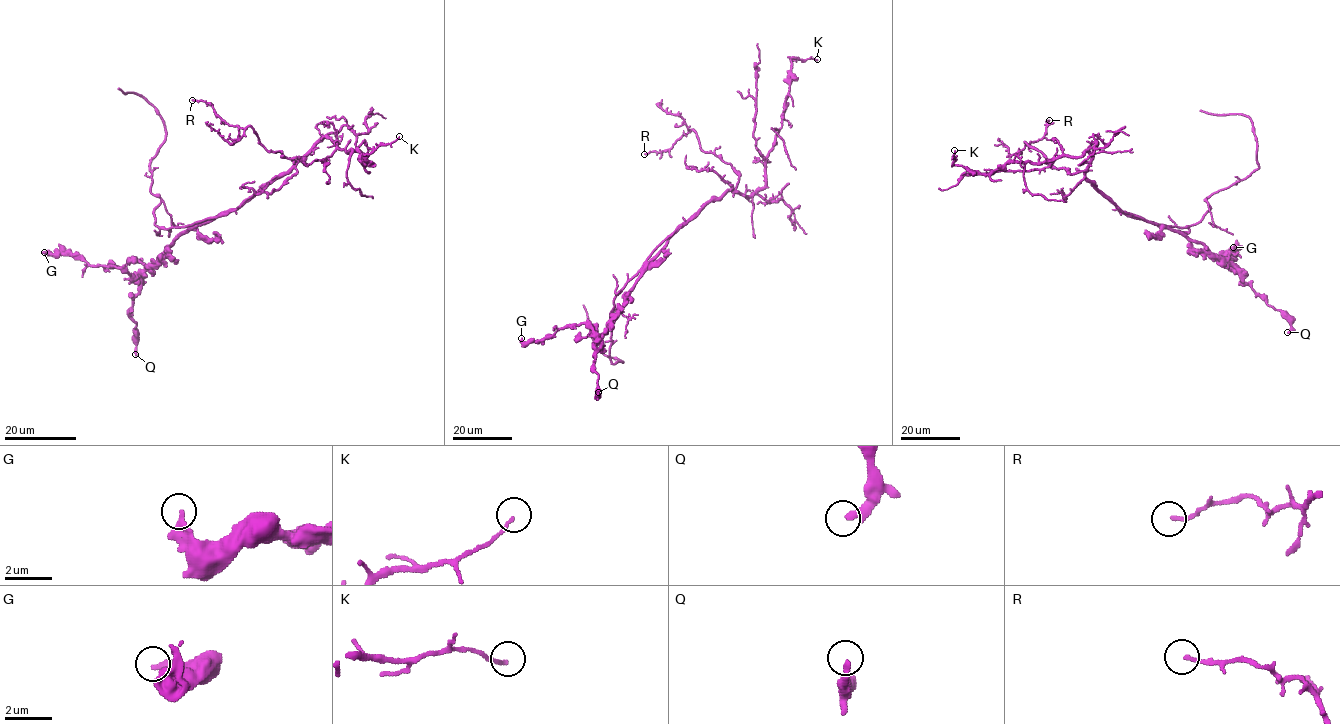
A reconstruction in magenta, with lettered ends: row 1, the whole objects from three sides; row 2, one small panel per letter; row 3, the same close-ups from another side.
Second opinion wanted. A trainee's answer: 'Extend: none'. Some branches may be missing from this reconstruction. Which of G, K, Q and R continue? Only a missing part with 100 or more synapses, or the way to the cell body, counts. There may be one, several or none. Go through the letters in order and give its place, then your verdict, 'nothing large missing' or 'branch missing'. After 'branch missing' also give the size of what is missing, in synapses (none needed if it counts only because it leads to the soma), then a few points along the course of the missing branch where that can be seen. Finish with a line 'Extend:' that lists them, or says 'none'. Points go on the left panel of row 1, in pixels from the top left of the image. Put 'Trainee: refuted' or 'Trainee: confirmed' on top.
Trainee: confirmed
G: (44, 252) | nothing large missing
K: (399, 136) | nothing large missing
Q: (135, 354) | nothing large missing
R: (192, 100) | nothing large missing
Extend: none

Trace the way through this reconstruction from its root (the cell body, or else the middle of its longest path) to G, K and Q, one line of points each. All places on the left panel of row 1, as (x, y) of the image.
G: (224, 213), (182, 233), (134, 278), (118, 267), (89, 265), (69, 254), (44, 252)
K: (224, 213), (283, 175), (324, 136), (345, 151), (356, 150), (364, 165), (366, 154), (399, 136)
Q: (224, 213), (182, 233), (141, 274), (141, 290), (133, 298), (131, 309), (131, 317), (136, 322), (135, 354)

